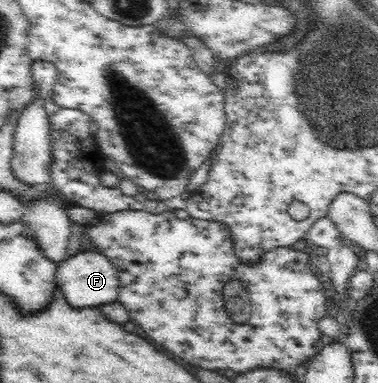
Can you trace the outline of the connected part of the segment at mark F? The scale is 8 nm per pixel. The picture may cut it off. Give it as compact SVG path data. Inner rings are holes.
M80 252L74 258L56 264L56 283L65 300L75 307L102 307L119 301L117 286L120 285L119 271L100 252Z

